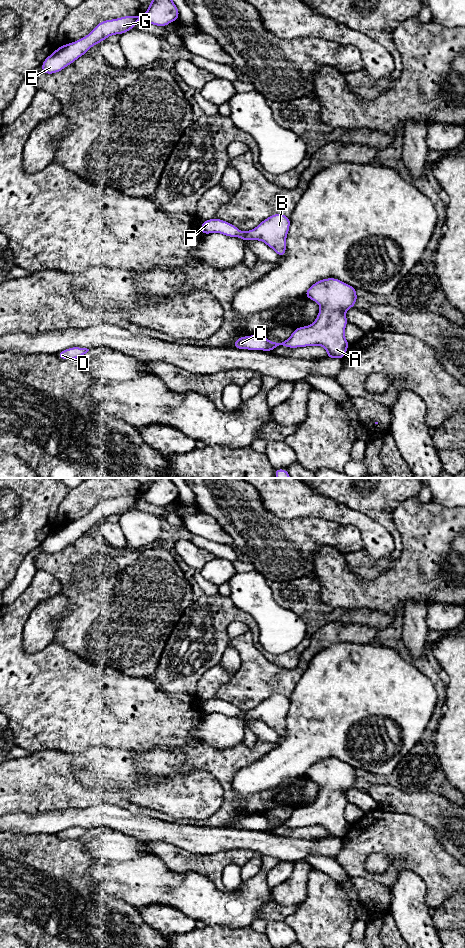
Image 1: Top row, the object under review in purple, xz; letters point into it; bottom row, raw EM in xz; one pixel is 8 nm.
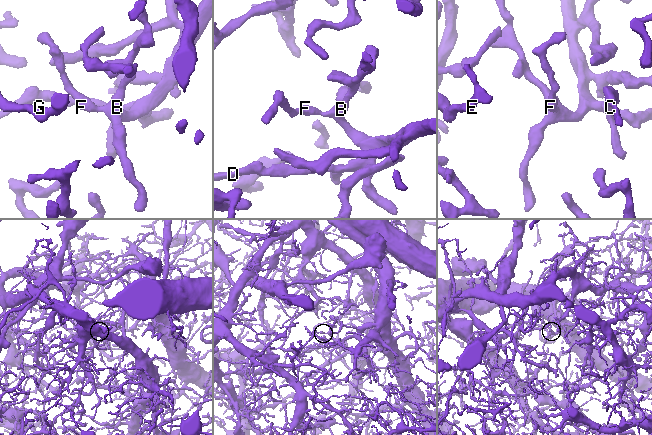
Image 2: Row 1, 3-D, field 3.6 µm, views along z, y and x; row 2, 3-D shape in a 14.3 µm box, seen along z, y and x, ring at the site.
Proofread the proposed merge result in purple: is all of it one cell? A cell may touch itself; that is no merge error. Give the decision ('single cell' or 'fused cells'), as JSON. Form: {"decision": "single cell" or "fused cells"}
{"decision": "single cell"}

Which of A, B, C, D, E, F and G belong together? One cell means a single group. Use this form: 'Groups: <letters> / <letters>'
Groups: A B C D E F G

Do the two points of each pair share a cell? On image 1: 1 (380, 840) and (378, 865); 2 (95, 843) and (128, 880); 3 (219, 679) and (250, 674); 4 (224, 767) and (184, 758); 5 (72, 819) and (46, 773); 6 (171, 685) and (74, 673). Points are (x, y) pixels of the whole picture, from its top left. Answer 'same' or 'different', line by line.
1: different
2: different
3: different
4: same
5: different
6: different

